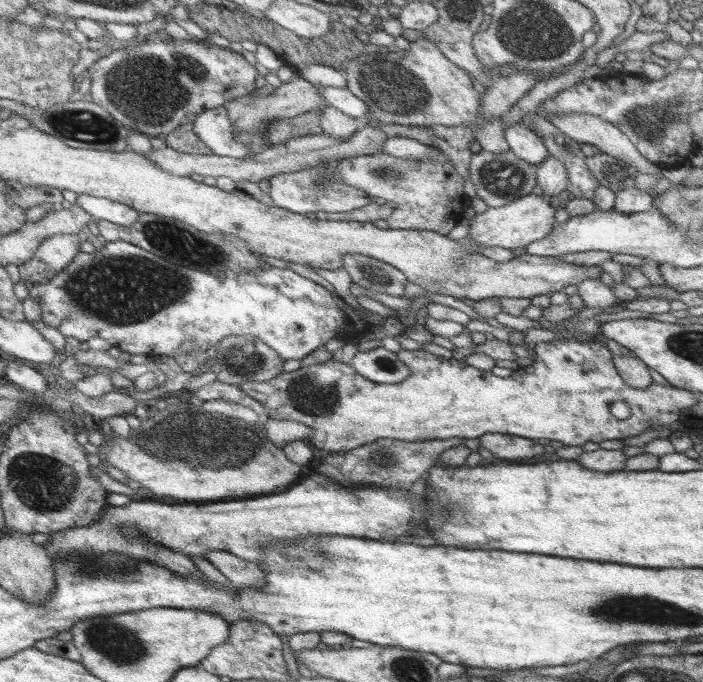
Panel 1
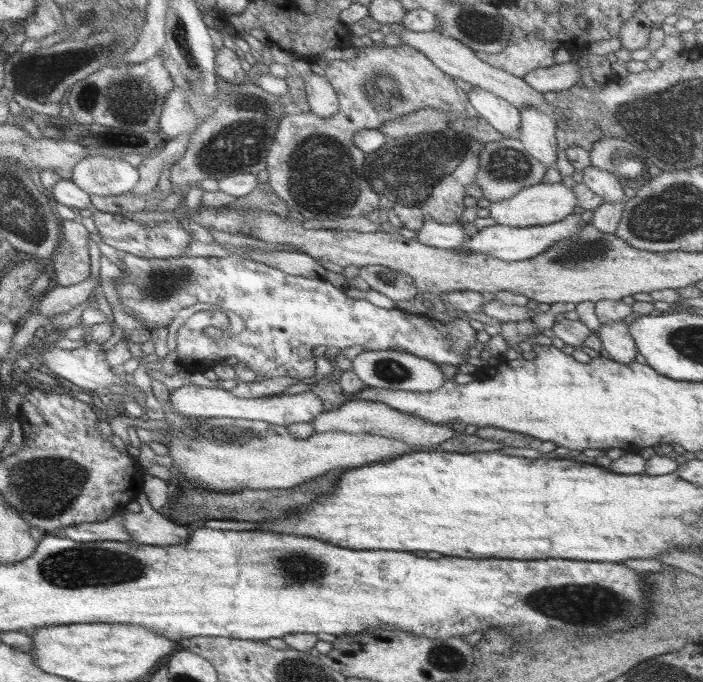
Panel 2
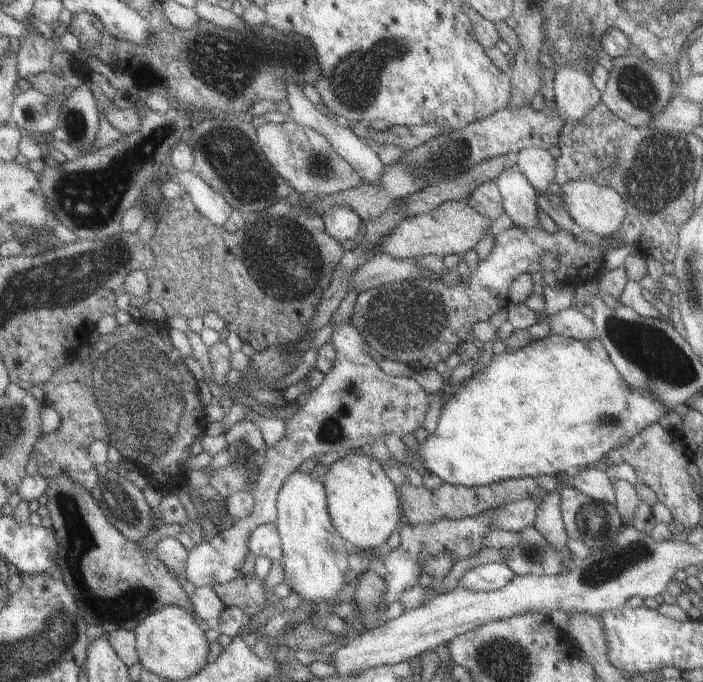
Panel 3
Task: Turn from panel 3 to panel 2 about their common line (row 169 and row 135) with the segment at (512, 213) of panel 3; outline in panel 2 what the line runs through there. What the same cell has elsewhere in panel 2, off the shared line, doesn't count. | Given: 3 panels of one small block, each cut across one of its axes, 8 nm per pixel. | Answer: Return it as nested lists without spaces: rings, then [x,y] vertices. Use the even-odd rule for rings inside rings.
[[[472,87],[467,90],[467,101],[483,119],[495,131],[503,137],[517,138],[517,127],[519,127],[519,112],[507,101],[479,88]]]

